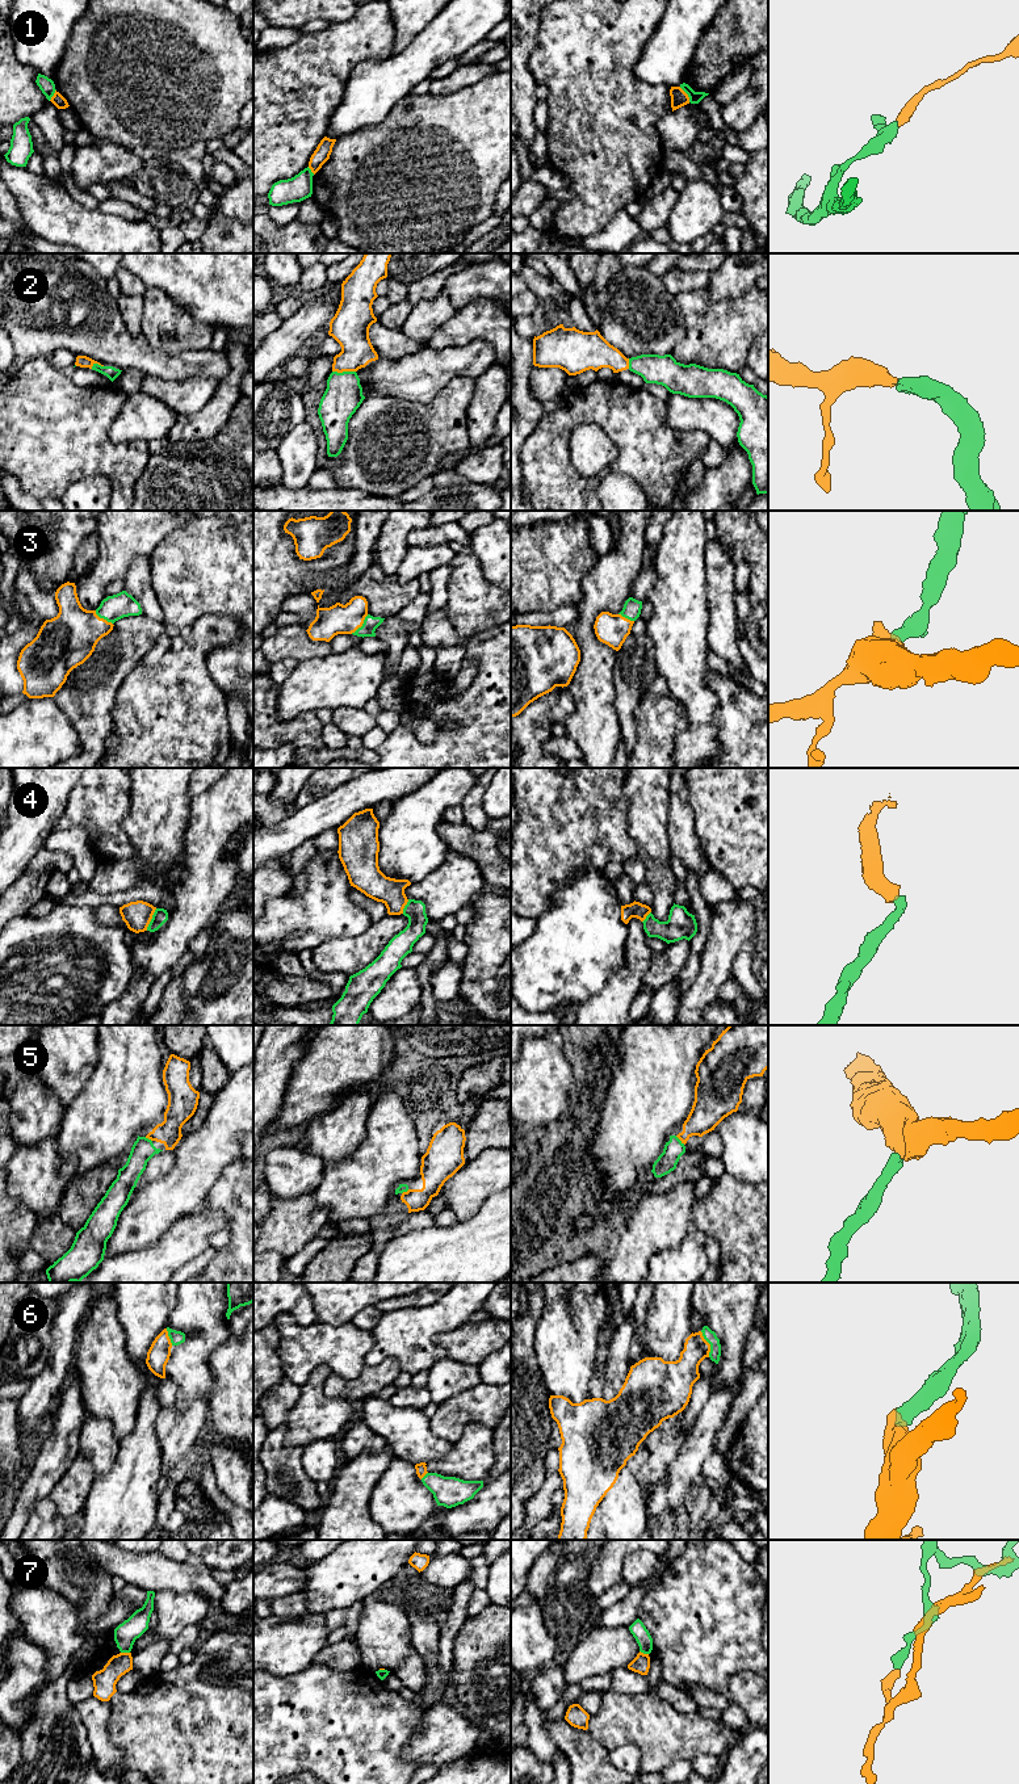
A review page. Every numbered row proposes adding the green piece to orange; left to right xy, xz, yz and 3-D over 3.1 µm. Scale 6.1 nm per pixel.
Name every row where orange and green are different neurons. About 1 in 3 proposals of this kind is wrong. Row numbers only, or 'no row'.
1, 7

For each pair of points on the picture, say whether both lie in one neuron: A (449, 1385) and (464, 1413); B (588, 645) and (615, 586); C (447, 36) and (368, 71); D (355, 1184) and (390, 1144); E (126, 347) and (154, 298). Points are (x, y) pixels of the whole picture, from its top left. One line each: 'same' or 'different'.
A: different
B: same
C: same
D: same
E: different

